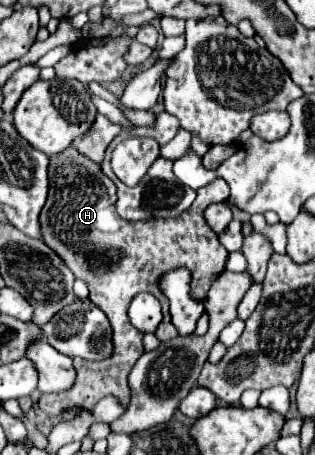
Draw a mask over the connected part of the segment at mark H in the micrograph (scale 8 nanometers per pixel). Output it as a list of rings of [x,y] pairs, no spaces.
[[[67,148],[65,152],[61,152],[59,156],[51,156],[51,164],[49,164],[49,196],[47,202],[41,210],[41,236],[43,242],[67,264],[67,268],[89,286],[89,298],[107,314],[111,328],[113,328],[113,354],[107,360],[101,362],[91,362],[91,360],[83,360],[83,358],[75,358],[75,370],[77,370],[77,382],[71,390],[63,392],[63,394],[41,394],[39,398],[39,408],[49,414],[49,416],[59,416],[61,412],[65,412],[67,408],[83,408],[87,412],[91,412],[91,408],[105,396],[117,396],[121,398],[125,404],[129,404],[129,384],[127,384],[127,374],[131,372],[131,368],[135,366],[135,362],[139,360],[139,356],[143,354],[143,334],[131,326],[129,318],[127,318],[127,308],[133,300],[133,296],[137,296],[139,292],[151,292],[161,300],[163,306],[163,320],[159,324],[159,328],[155,330],[155,336],[159,340],[173,340],[177,336],[177,328],[171,322],[169,316],[169,304],[167,298],[163,296],[159,282],[161,278],[173,270],[173,268],[189,268],[191,270],[191,298],[203,302],[207,298],[209,286],[213,284],[213,280],[225,270],[225,262],[227,262],[227,250],[219,244],[217,234],[205,224],[205,216],[203,210],[213,204],[213,202],[225,202],[229,198],[229,188],[225,182],[217,182],[217,188],[203,188],[203,204],[193,204],[189,210],[185,210],[181,216],[177,218],[169,218],[169,220],[149,220],[149,222],[127,222],[127,220],[119,220],[117,212],[115,212],[115,184],[101,172],[101,168],[91,162],[89,158],[81,156],[75,148]]]

